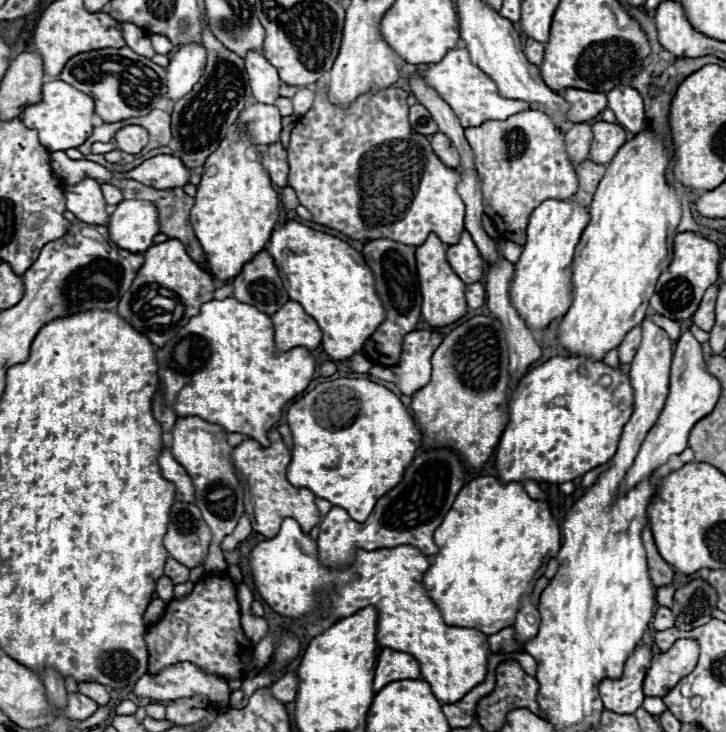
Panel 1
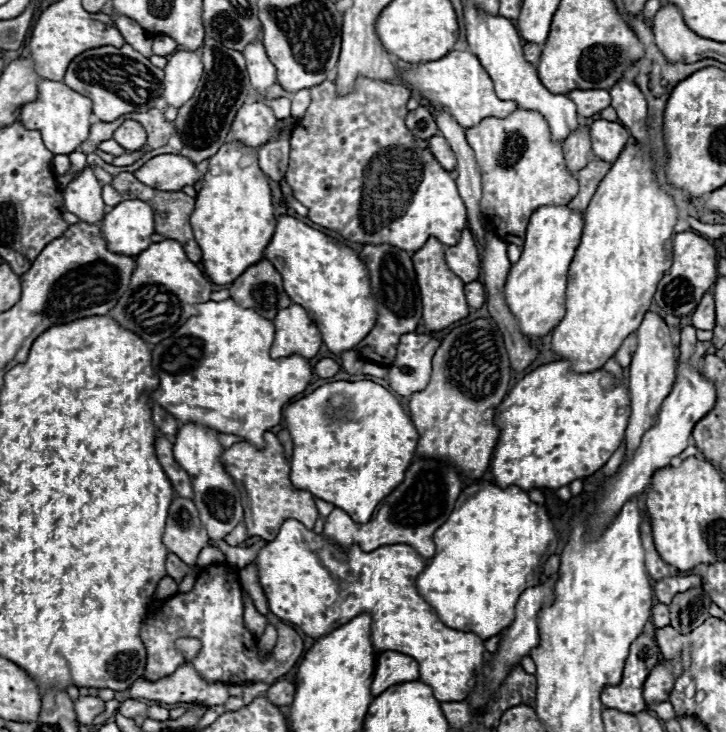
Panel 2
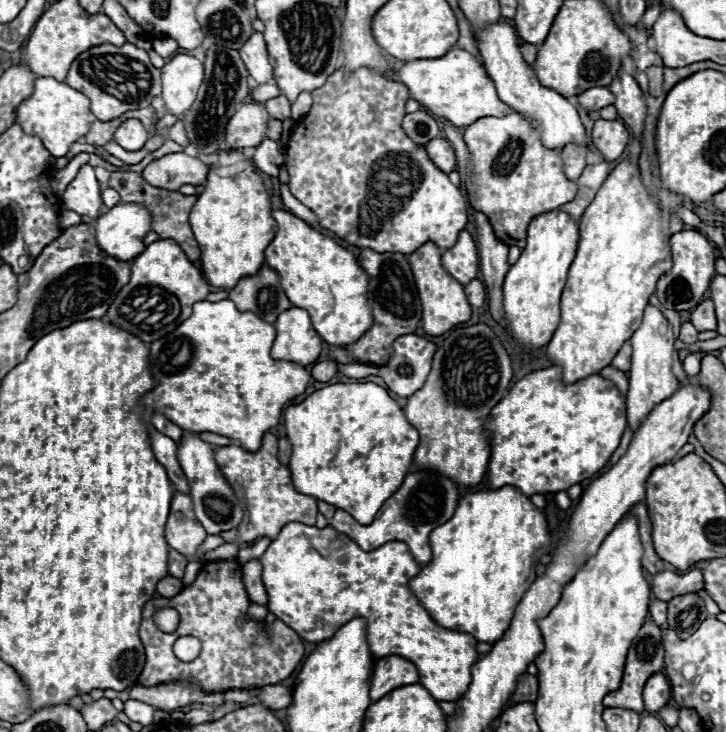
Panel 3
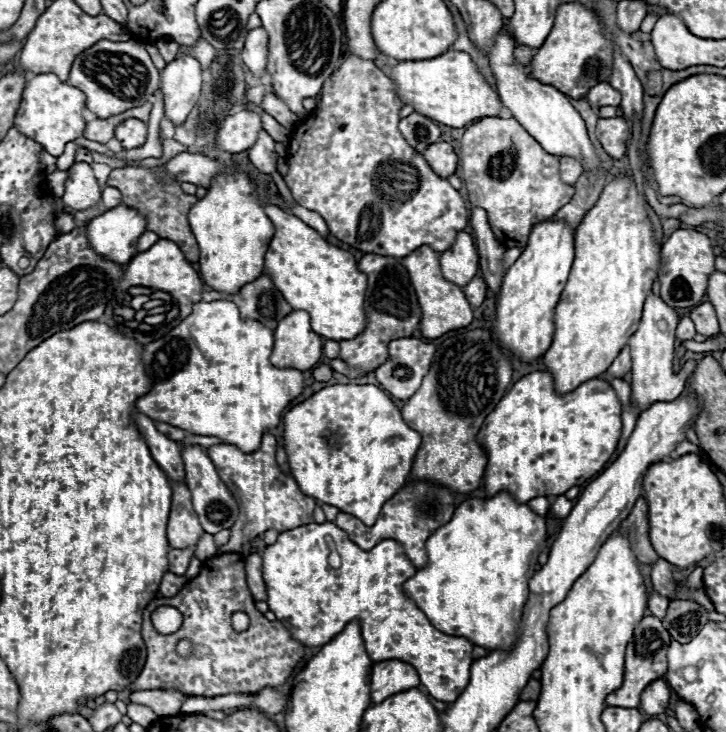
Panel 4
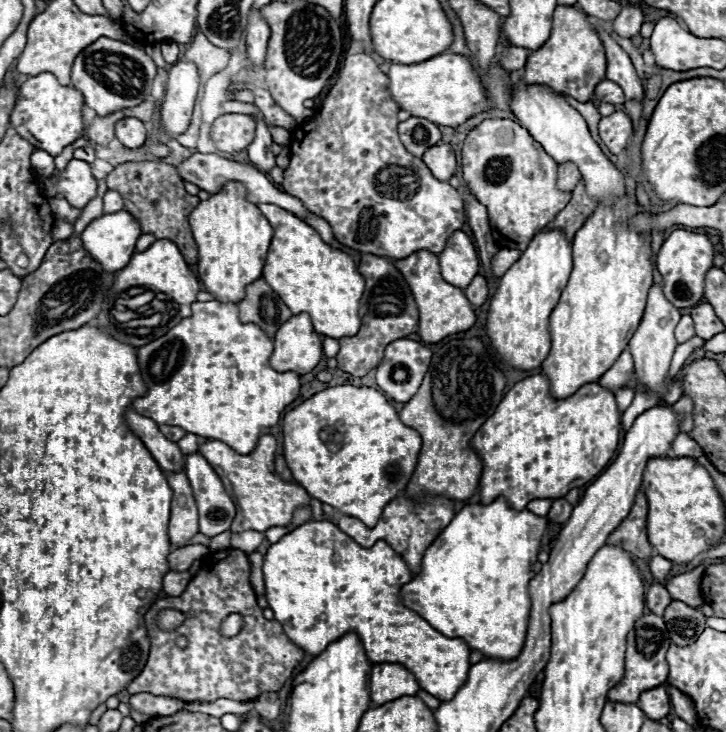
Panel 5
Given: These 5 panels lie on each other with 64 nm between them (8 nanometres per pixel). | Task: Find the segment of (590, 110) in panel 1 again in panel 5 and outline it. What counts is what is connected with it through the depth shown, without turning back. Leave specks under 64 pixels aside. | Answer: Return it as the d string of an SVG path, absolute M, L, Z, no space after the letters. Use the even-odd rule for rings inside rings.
M610 80L600 82L600 84L596 86L594 98L592 98L592 102L608 102L608 104L616 104L616 106L624 104L624 100L626 100L626 98L624 98L622 88L620 88L618 84L610 82Z

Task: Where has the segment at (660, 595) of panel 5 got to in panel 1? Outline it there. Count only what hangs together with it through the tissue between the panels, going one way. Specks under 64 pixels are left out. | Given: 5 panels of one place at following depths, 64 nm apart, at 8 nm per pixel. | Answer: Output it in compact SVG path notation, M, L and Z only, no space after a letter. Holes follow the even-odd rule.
M658 606L656 614L654 614L654 620L652 620L652 626L654 626L656 630L672 628L672 626L674 626L674 618L672 618L670 608L666 608L666 606Z

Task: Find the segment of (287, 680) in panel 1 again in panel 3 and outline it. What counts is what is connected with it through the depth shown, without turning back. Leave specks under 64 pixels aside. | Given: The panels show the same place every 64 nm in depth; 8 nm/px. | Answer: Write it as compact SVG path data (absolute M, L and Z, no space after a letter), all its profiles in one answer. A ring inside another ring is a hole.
M274 684L274 686L264 686L260 690L260 694L256 696L256 700L260 704L264 704L266 708L270 710L282 710L282 708L288 708L290 702L292 702L292 692L286 690L284 686L280 684Z

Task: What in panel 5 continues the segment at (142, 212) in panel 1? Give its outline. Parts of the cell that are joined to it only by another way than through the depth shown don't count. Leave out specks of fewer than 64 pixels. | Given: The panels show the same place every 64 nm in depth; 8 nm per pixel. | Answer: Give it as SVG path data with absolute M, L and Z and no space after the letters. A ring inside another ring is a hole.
M120 210L92 220L80 240L90 258L96 260L104 272L118 272L136 252L140 234L140 224L126 210Z

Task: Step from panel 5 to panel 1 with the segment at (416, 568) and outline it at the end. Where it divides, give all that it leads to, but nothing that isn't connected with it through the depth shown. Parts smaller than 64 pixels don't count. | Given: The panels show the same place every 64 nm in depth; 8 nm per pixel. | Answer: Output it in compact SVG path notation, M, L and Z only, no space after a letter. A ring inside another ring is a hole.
M424 450L418 452L414 462L404 474L404 480L382 496L372 512L372 516L360 524L348 516L344 508L334 506L320 522L318 550L320 560L326 566L348 566L354 560L358 548L372 551L378 548L392 548L400 544L410 544L422 554L436 554L438 546L432 540L434 530L442 524L444 516L452 508L456 494L464 486L464 466L456 454L450 450Z

